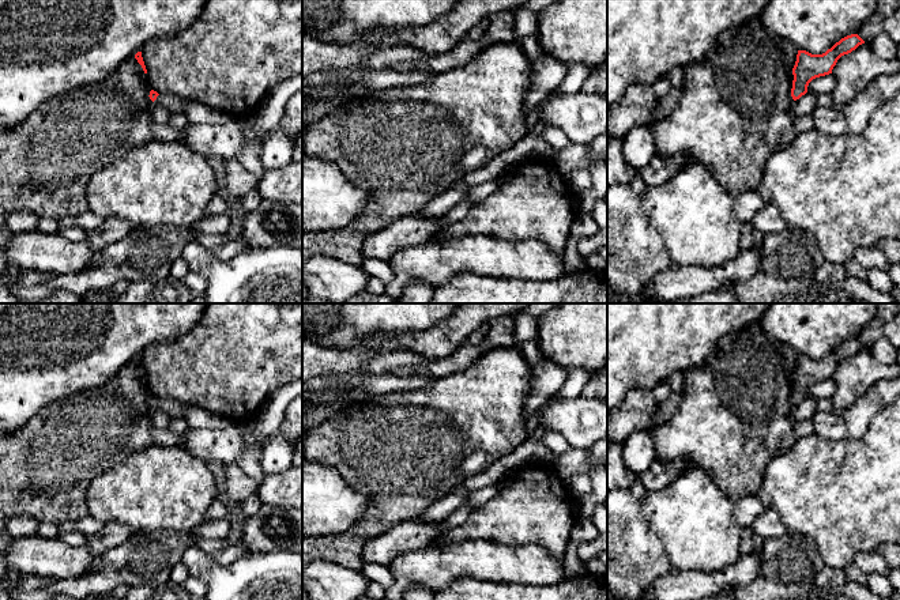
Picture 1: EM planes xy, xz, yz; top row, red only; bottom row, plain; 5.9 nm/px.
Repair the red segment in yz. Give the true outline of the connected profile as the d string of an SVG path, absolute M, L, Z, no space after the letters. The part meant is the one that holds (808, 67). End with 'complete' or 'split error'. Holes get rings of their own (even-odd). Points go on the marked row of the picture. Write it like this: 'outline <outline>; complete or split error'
outline M851 34L841 38L822 54L798 50L797 61L792 68L792 99L797 101L805 95L807 93L807 86L813 79L832 73L837 60L841 56L851 53L862 44L865 44L865 41L858 34Z; complete

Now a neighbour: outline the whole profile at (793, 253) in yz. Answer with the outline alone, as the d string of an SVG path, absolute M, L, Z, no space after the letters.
M791 227L764 234L761 256L765 273L787 280L810 279L825 261L813 234Z

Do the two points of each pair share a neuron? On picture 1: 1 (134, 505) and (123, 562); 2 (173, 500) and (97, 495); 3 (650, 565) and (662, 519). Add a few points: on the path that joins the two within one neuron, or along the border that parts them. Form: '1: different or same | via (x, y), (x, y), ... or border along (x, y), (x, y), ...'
1: different | border along (165, 528), (134, 534)
2: same | via (154, 495), (116, 495)
3: different | border along (640, 508), (648, 525), (656, 534), (670, 565)

